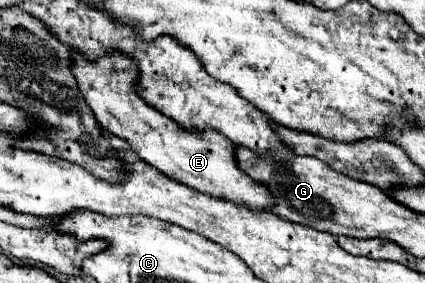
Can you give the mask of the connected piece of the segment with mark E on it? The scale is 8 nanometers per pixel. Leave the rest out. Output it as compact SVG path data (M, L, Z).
M75 52L73 74L97 122L107 132L123 138L133 148L133 152L141 156L141 160L155 166L165 176L215 198L225 198L251 210L273 208L275 196L269 194L269 188L265 188L265 184L253 180L239 168L235 156L237 146L231 144L231 140L225 140L225 136L221 136L221 132L213 128L207 128L203 134L193 134L181 124L177 124L173 118L165 116L163 112L157 112L153 106L147 106L145 100L135 94L133 84L137 82L139 70L133 60L119 52L113 52L113 56L103 56L91 62Z

